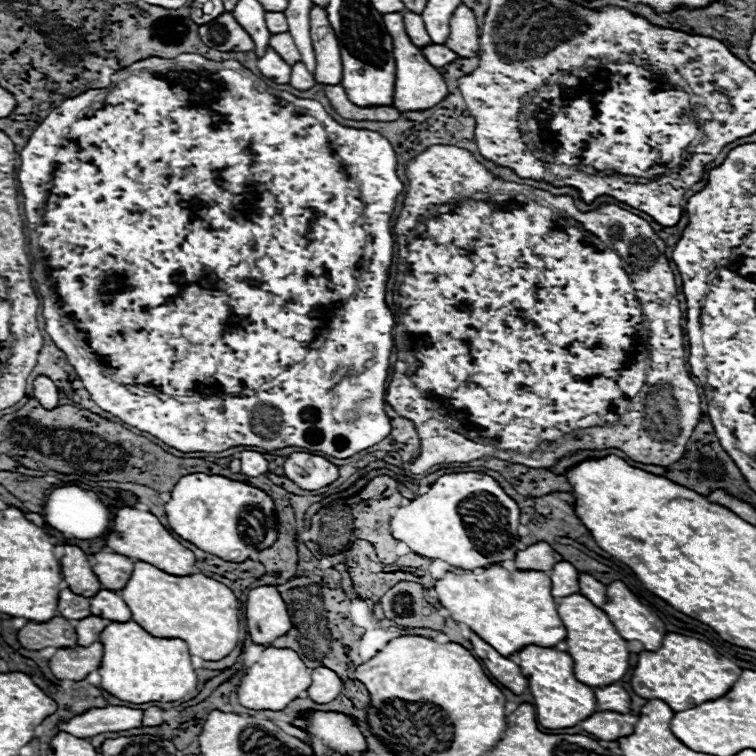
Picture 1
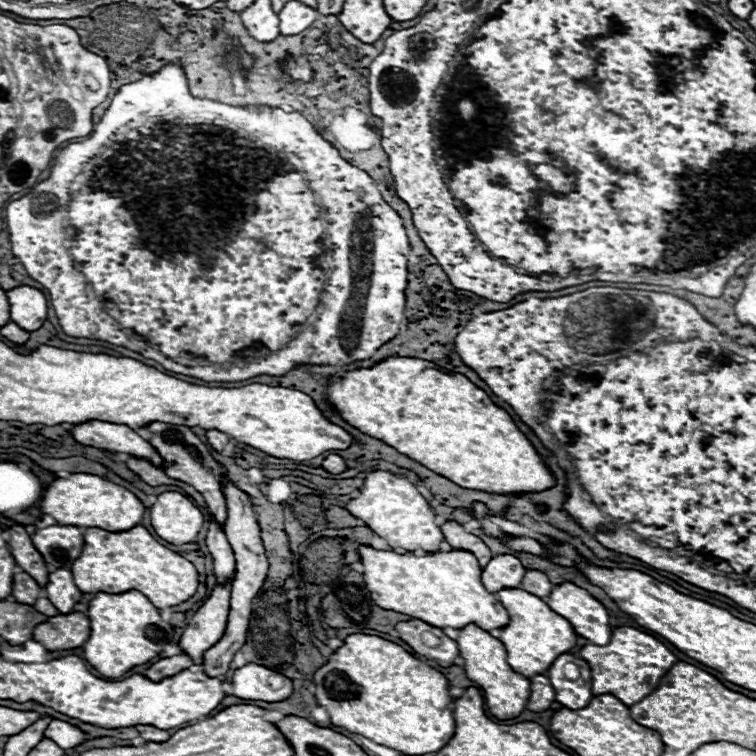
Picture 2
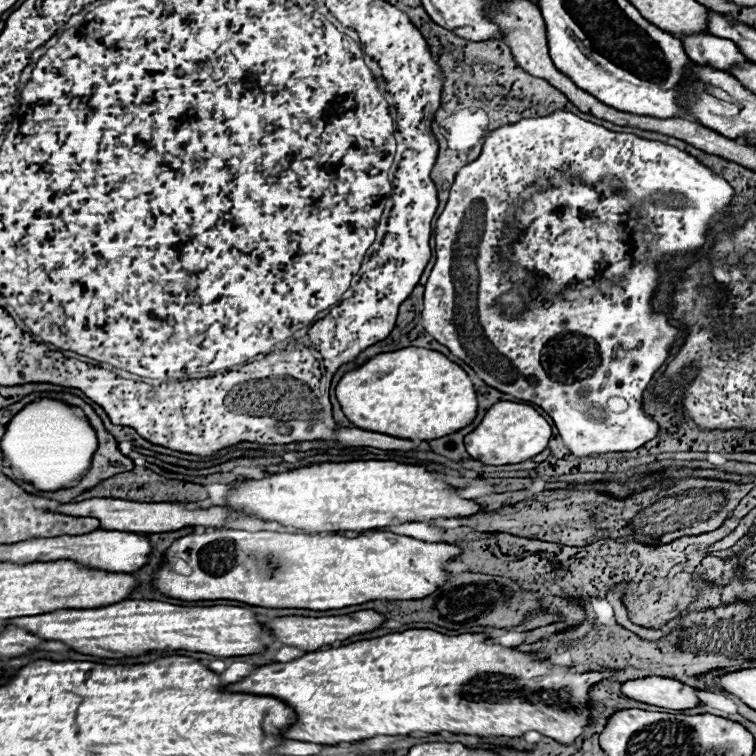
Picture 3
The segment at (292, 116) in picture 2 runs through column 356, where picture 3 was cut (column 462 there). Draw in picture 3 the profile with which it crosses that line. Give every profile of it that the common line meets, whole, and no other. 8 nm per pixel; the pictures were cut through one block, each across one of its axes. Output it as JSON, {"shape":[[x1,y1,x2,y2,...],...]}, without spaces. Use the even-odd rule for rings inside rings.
{"shape":[[554,112,542,118,524,118,516,124,506,124,494,130,482,148,482,154,464,166,450,188,448,204,436,222,436,264,426,282,422,324,440,344,444,344,454,356,464,360,488,386,510,394,514,398,538,404,546,414,552,416,562,442,574,456,594,456,606,452,632,452,656,438,658,424,642,410,642,392,654,378,656,370,670,356,670,348,676,340,678,330,668,324,662,312,652,310,652,296,658,286,660,272,656,264,662,254,686,254,698,250,706,242,706,230,710,222,718,222,724,216,730,198,734,196,732,186,708,166,700,164,694,156,678,150,676,146,644,140,626,132,612,132,604,126,586,122,570,112],[562,332,578,332,588,336,594,346,568,346,566,340,556,340]]}

